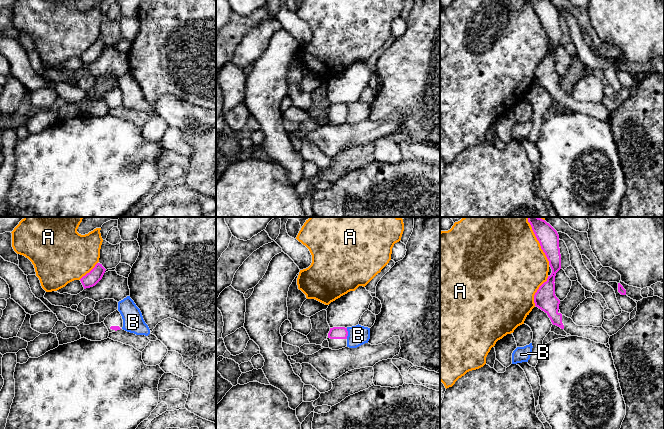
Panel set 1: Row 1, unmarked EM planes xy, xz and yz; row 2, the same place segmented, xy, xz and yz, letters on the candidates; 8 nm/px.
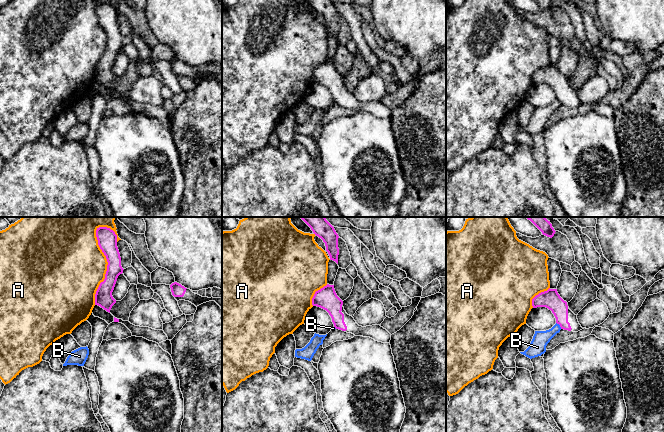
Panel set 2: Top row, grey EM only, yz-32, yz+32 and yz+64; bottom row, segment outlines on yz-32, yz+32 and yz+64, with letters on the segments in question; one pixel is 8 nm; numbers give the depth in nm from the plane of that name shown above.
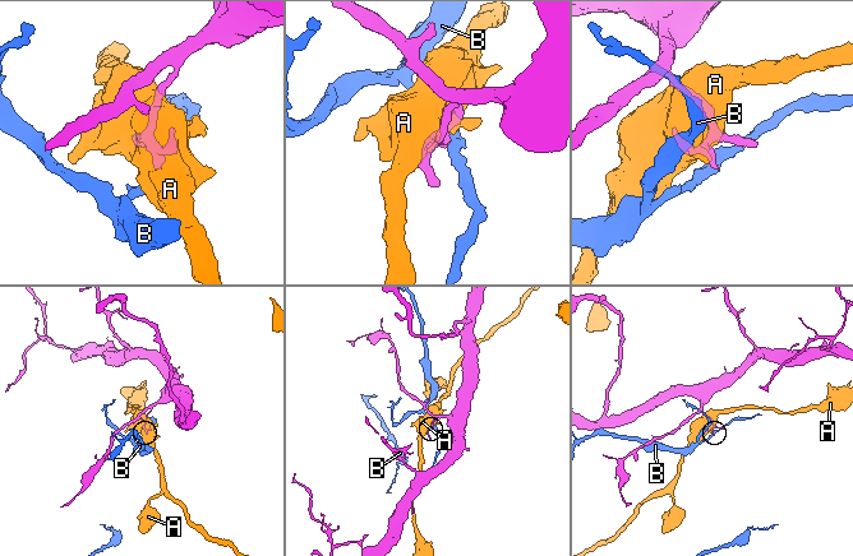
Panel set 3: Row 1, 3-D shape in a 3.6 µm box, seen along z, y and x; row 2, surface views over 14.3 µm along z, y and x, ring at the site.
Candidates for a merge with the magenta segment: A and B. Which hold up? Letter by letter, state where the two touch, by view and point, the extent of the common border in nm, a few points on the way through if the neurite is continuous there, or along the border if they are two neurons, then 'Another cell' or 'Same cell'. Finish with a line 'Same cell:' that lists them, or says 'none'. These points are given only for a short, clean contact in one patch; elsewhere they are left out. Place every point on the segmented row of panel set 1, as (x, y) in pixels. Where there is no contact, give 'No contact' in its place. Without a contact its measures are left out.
A: Touches magenta at yz (538, 240). Shared border 420 nm. Another cell
B: Touches magenta at xz (347, 333). Shared border 90 nm. Boundary: xz (346, 328), (347, 338). Another cell
Same cell: none

